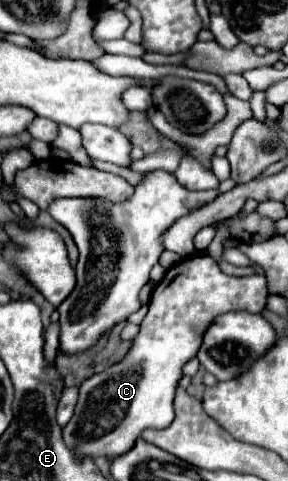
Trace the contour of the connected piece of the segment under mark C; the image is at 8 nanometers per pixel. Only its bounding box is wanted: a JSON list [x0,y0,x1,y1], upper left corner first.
[62,256,268,458]

